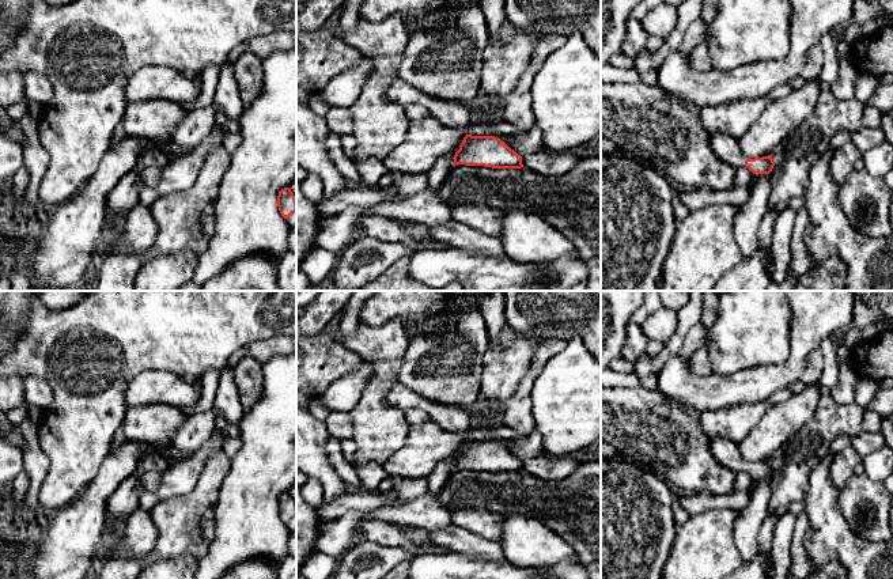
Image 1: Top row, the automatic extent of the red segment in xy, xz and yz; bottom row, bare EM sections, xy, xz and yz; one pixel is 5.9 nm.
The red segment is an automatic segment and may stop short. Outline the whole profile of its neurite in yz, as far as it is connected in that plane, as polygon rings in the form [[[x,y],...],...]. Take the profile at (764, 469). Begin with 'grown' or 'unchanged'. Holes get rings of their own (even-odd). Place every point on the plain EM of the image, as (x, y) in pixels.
grown; [[[712,439],[710,447],[715,459],[734,474],[746,470],[753,478],[769,478],[775,470],[772,459],[746,463],[738,444],[726,439]]]

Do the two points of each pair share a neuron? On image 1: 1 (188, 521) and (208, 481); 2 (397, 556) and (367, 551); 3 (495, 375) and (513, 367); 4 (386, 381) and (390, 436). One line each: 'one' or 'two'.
1: one
2: one
3: one
4: one

